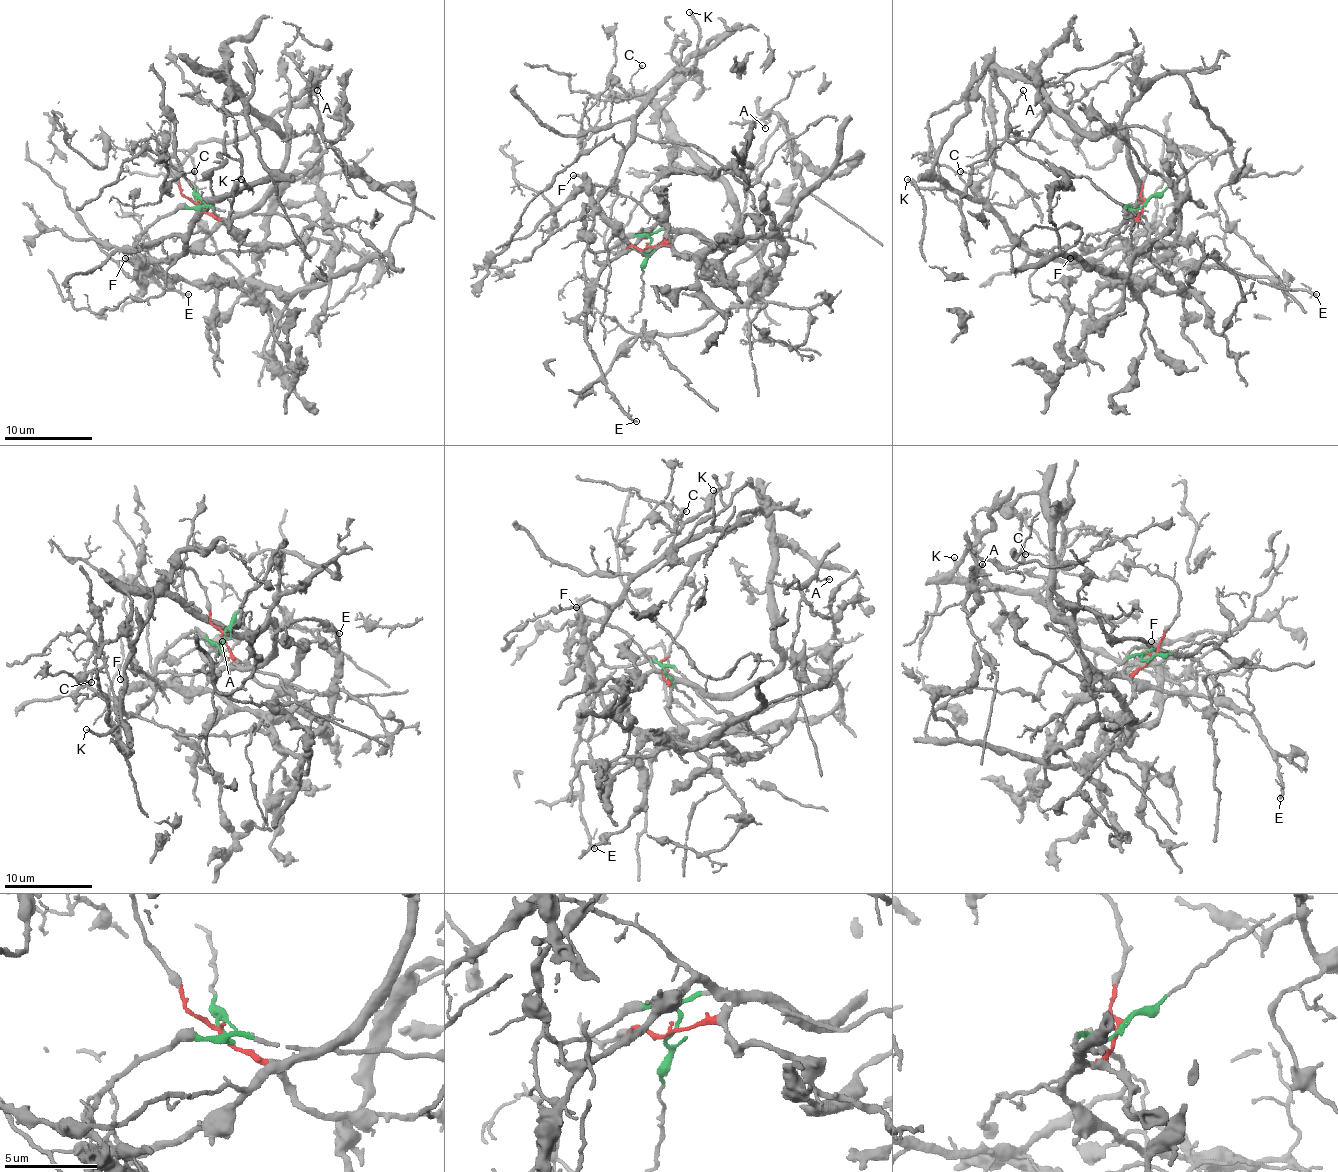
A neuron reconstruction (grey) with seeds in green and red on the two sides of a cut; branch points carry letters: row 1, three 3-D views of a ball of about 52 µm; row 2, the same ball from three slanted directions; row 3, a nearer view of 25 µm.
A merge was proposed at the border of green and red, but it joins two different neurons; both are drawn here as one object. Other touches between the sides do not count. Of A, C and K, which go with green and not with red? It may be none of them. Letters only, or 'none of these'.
C, K

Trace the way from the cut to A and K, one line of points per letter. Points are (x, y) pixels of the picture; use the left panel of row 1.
A: (197, 205), (261, 249), (254, 277), (276, 290), (320, 288), (379, 257), (412, 198), (344, 170), (317, 91)
K: (197, 205), (140, 235), (147, 260), (175, 260), (210, 203), (250, 187), (241, 179)

